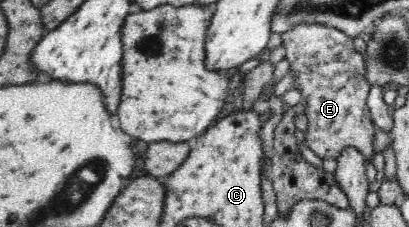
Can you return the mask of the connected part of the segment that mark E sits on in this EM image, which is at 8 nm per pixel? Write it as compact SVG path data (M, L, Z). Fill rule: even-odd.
M318 24L301 25L282 33L280 38L285 50L284 59L290 64L293 89L300 92L300 104L305 108L307 127L303 132L303 144L322 162L329 158L336 161L345 148L358 149L370 161L374 155L372 140L375 128L367 105L371 84L367 80L332 78L338 76L338 72L346 72L346 76L358 76L362 70L362 74L366 74L363 55L356 52L354 41L340 30Z

